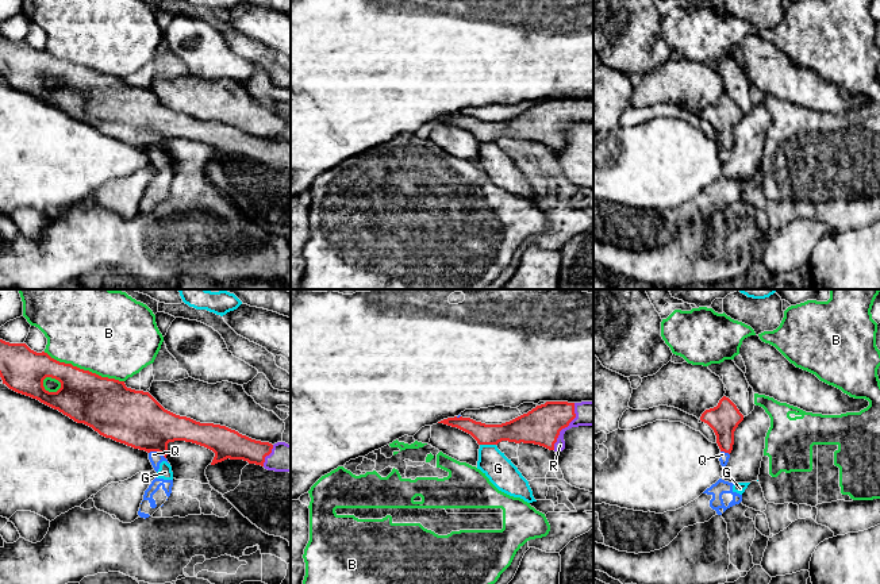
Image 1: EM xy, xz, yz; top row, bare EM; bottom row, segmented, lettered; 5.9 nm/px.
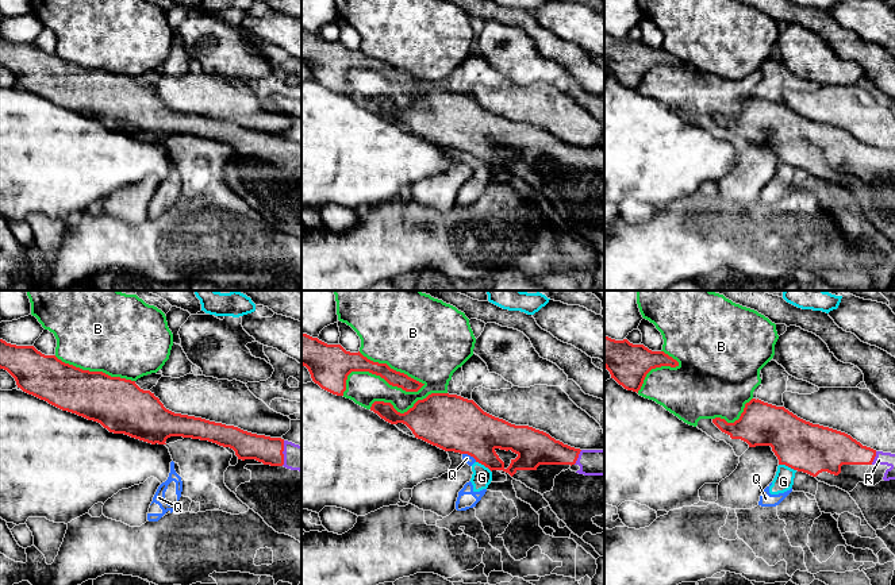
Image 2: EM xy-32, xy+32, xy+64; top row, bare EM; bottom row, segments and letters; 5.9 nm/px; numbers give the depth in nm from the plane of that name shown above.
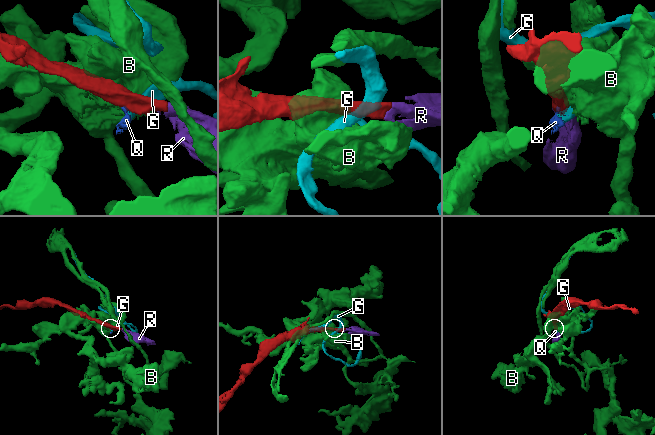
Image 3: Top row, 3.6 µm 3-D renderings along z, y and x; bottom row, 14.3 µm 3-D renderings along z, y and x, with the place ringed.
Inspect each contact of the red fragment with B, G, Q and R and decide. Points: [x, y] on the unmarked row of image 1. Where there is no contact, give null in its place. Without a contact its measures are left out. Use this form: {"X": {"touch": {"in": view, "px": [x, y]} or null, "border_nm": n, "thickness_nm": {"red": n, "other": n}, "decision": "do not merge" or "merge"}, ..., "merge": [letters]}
{"B": {"touch": {"in": "xy", "px": [83, 66]}, "border_nm": 500, "thickness_nm": {"red": 320, "other": 440}, "decision": "do not merge"}, "G": {"touch": {"in": "xz", "px": [488, 141]}, "border_nm": 100, "thickness_nm": {"red": 170, "other": 170}, "decision": "do not merge"}, "Q": {"touch": {"in": "xy", "px": [157, 148]}, "border_nm": 110, "thickness_nm": {"red": 320, "other": 80}, "decision": "do not merge"}, "R": {"touch": {"in": "xz", "px": [565, 123]}, "border_nm": 300, "thickness_nm": {"red": 220, "other": 140}, "decision": "merge"}, "merge": ["R"]}

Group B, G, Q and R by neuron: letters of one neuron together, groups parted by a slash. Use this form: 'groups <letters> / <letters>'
groups B / G Q / R

